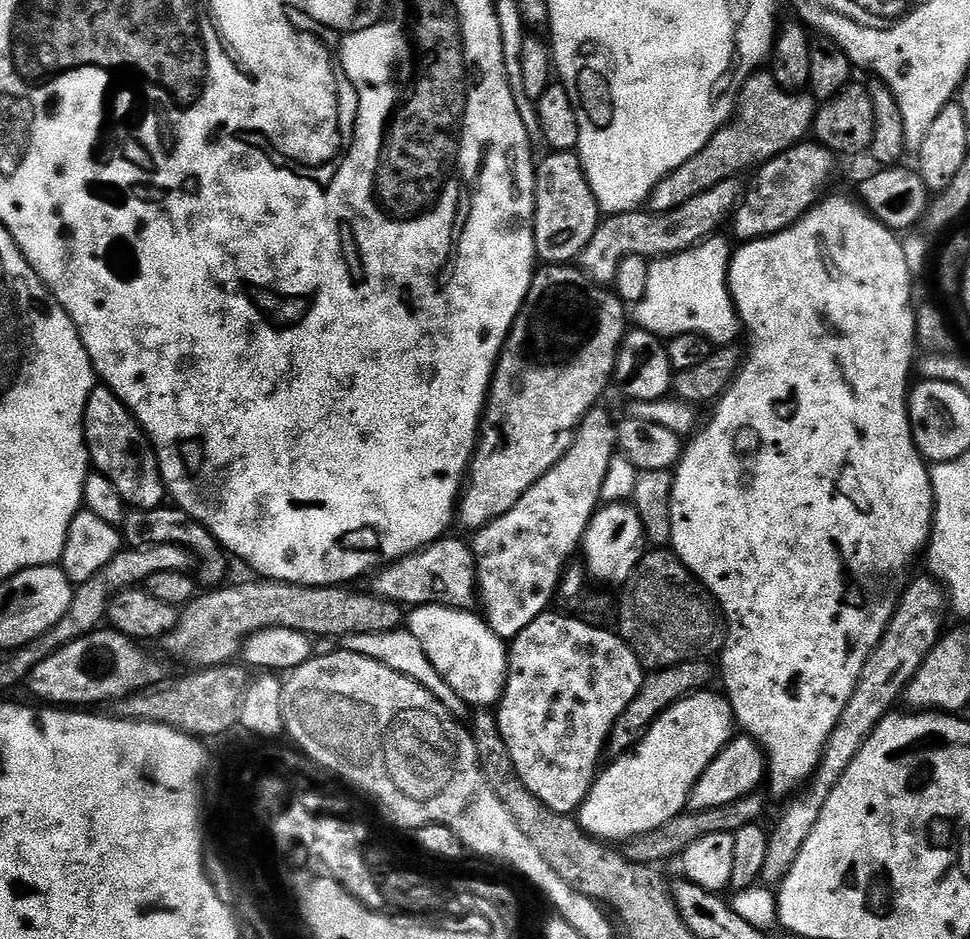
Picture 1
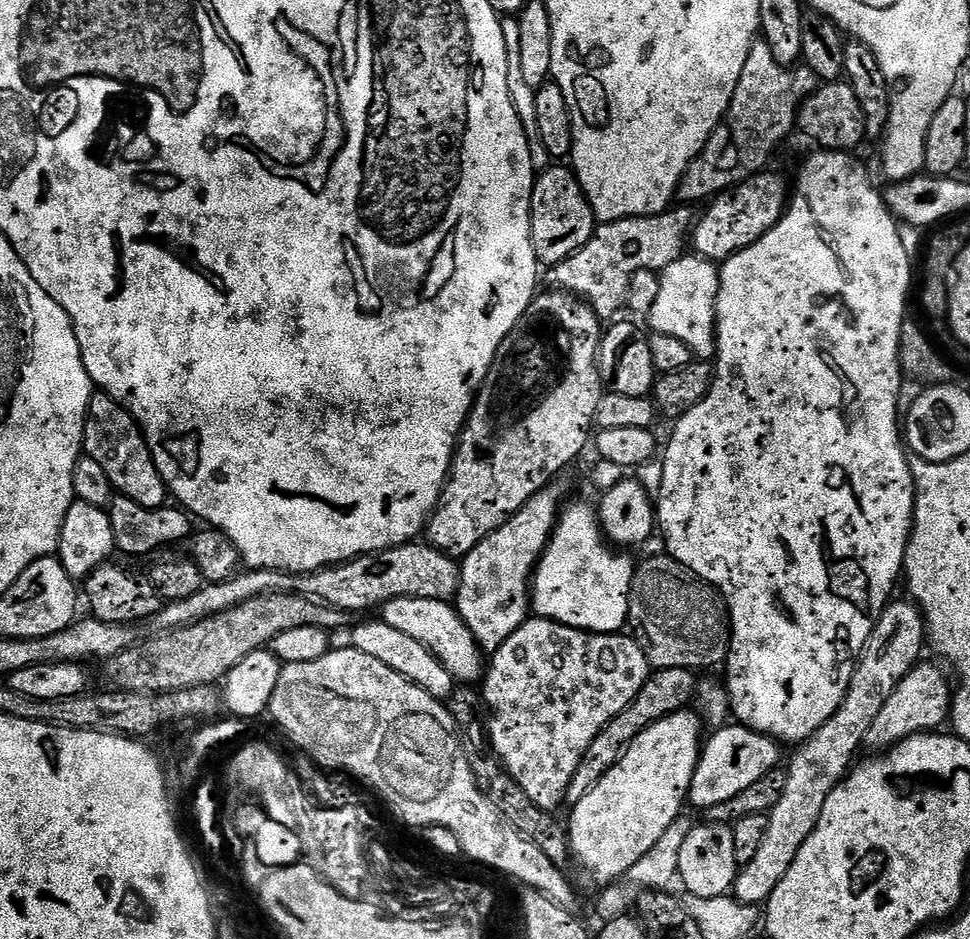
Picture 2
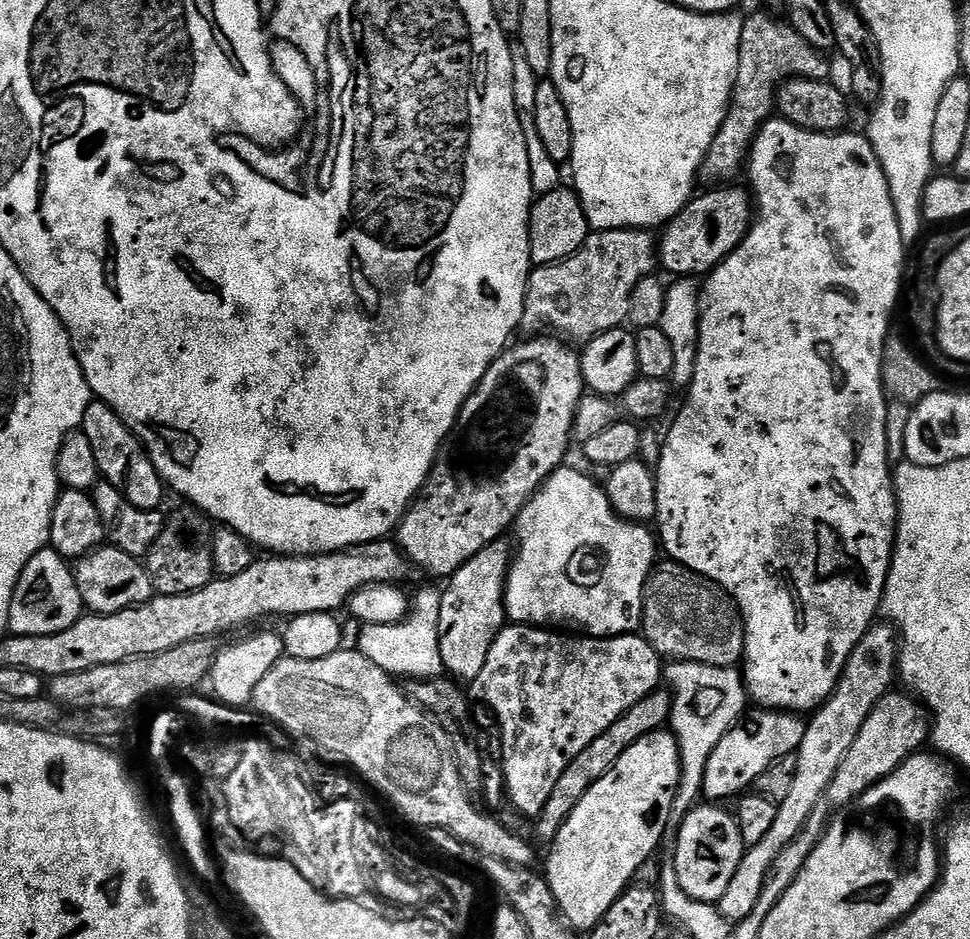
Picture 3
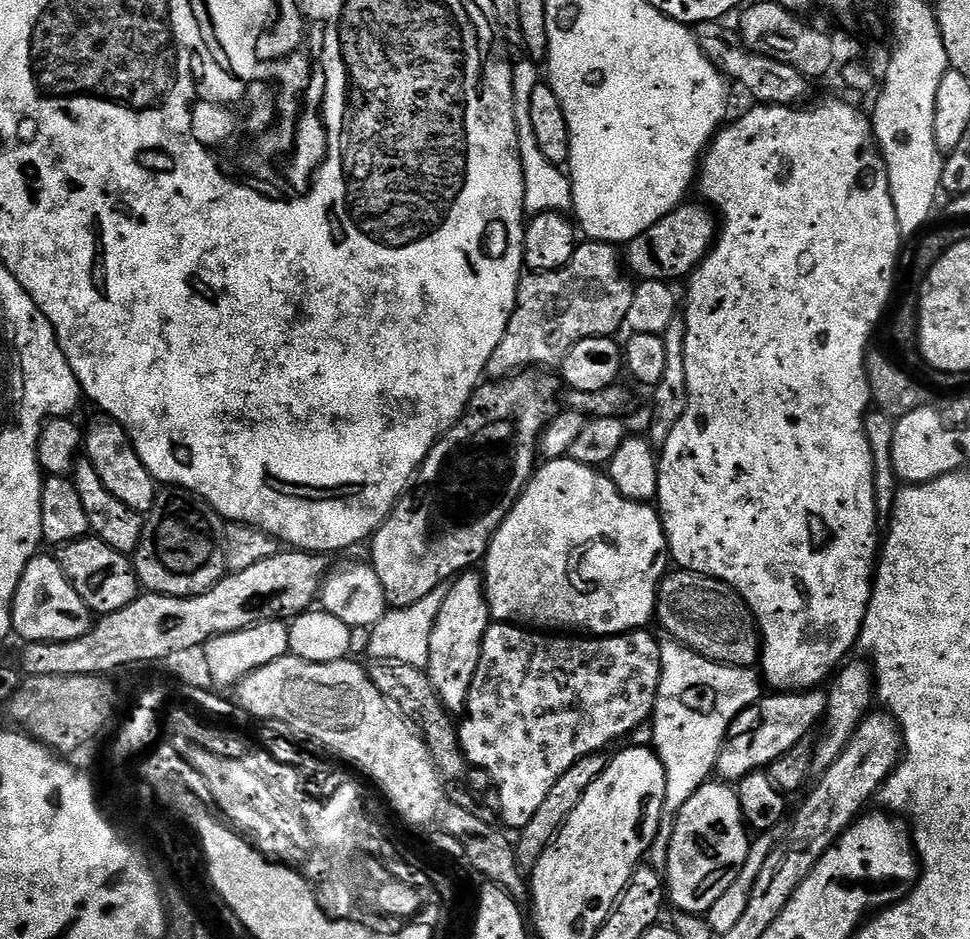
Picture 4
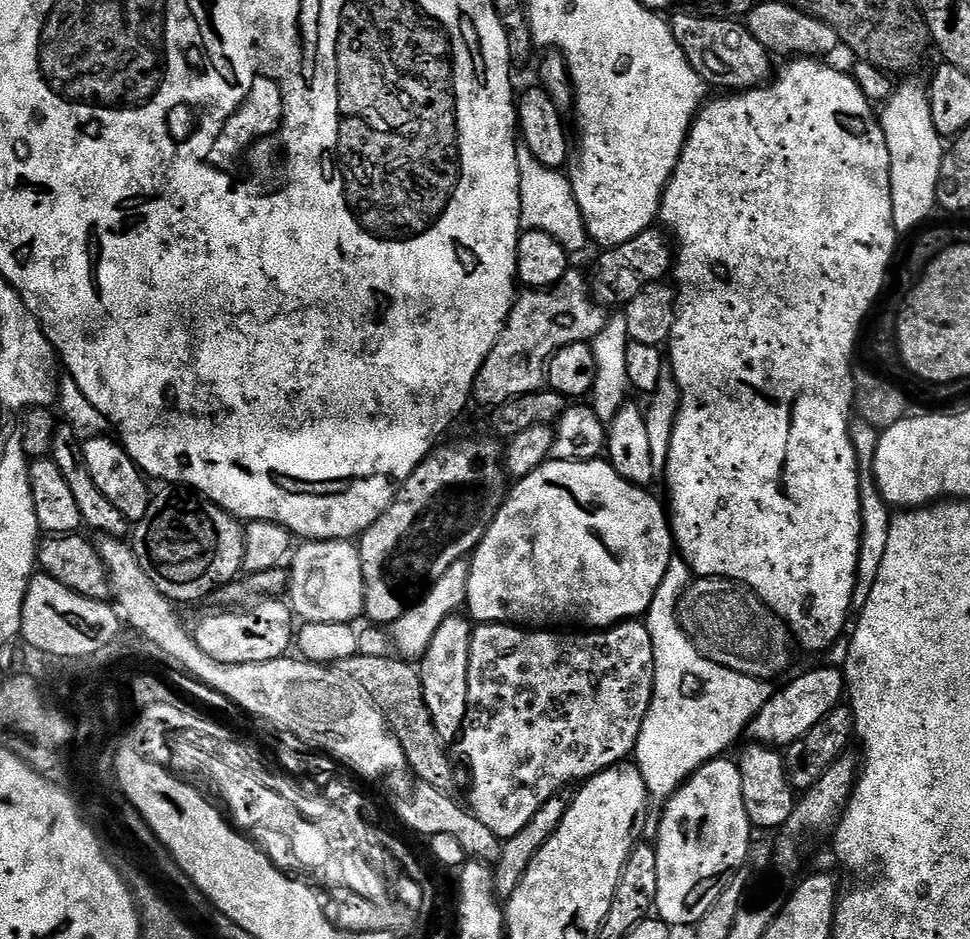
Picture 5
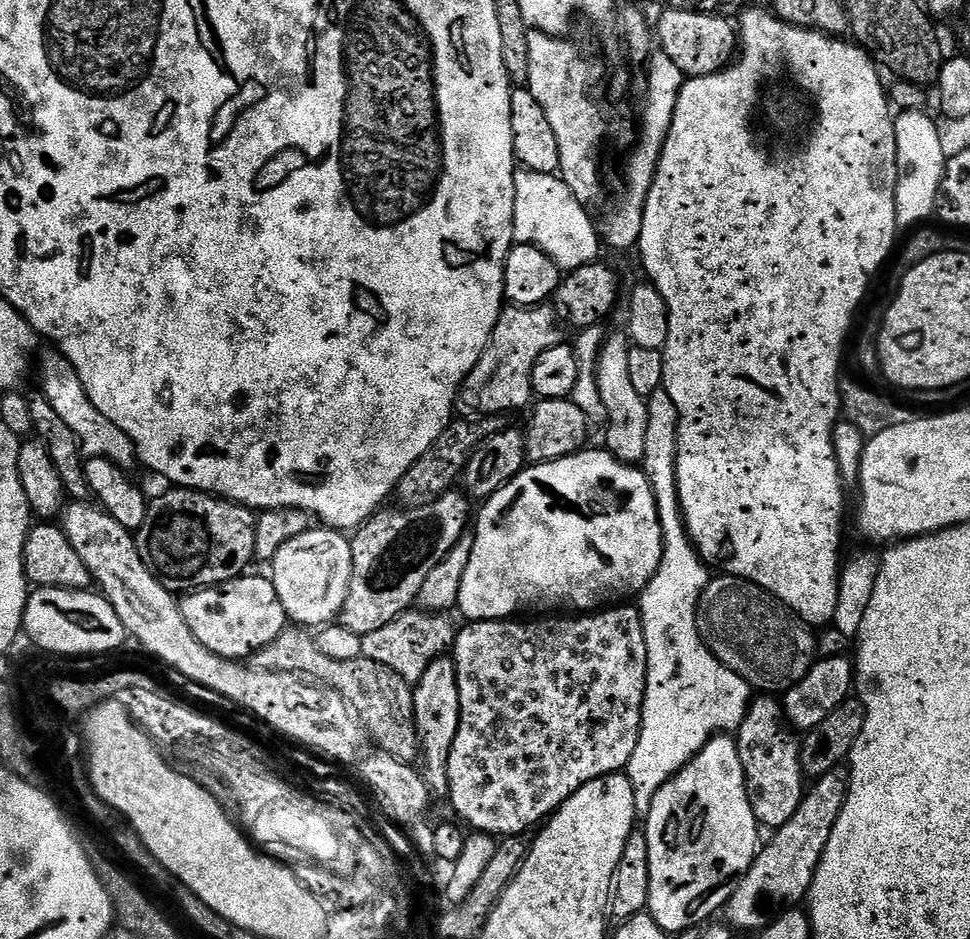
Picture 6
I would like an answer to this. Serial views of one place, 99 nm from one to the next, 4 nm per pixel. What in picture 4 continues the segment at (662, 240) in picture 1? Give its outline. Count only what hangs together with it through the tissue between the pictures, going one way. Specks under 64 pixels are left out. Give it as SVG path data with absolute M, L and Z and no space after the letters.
M601 240L577 243L574 254L570 262L566 262L566 266L549 272L529 271L521 275L516 305L510 314L506 334L502 334L502 342L498 342L498 350L494 350L488 363L487 379L492 382L506 380L525 370L532 370L537 366L548 366L544 364L559 365L565 354L574 346L578 346L578 342L599 336L615 337L616 331L625 327L633 289L634 284L626 271L621 249L615 244L607 244Z

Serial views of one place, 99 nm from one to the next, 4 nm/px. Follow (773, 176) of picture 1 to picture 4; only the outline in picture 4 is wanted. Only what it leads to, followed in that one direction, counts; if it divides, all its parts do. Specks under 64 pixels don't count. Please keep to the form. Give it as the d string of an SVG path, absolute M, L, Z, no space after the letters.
M685 202L666 214L650 230L638 234L626 245L626 268L637 281L683 281L696 271L718 239L718 220L711 207Z

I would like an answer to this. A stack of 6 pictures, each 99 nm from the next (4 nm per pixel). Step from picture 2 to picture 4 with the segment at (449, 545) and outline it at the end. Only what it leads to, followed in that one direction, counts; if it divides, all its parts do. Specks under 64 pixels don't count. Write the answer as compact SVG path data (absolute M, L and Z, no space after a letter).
M528 370L515 378L481 383L480 387L476 389L476 393L470 398L468 409L465 410L464 415L456 421L455 426L437 440L430 450L430 454L421 462L408 491L400 497L400 500L392 508L391 514L382 522L382 526L377 530L375 536L371 537L372 557L370 557L370 563L378 574L378 582L382 582L382 590L392 608L414 606L414 602L426 598L426 594L430 594L430 590L434 590L440 584L448 584L460 573L469 571L473 566L479 565L487 556L488 543L492 541L492 536L500 529L502 522L516 504L516 499L524 493L524 487L532 479L538 467L540 437L544 435L544 428L558 408L558 405L556 405L556 391L562 388L561 381L557 377L556 381L554 377L547 376L544 372L547 371Z

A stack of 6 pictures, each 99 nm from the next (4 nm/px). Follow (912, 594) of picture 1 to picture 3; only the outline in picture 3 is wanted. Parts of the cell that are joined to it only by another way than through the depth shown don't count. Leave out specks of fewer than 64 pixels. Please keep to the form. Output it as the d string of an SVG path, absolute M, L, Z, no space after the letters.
M887 622L873 623L858 642L858 646L854 646L844 673L830 698L811 713L810 719L805 723L804 737L794 754L798 758L798 770L794 773L793 786L788 796L776 805L778 814L774 817L770 831L762 838L762 842L751 845L745 851L742 862L738 862L734 878L730 878L726 891L718 901L722 918L735 922L746 918L750 910L754 910L758 897L762 894L762 882L766 882L766 874L769 873L770 866L774 866L774 858L778 858L778 854L782 854L782 850L786 850L786 846L790 846L790 842L798 838L810 814L814 814L814 810L821 804L830 782L834 782L834 774L838 774L838 766L842 766L842 758L846 758L846 750L850 750L854 738L858 738L858 730L862 730L866 718L870 718L870 710L878 706L887 692L893 691L897 676L898 633Z

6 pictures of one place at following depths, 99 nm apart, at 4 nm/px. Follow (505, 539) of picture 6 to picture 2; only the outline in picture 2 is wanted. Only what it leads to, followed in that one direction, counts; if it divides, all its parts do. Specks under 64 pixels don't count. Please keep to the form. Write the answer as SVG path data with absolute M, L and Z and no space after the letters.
M570 504L561 511L548 549L536 566L530 585L531 611L583 632L619 633L628 622L634 560L606 539L593 505Z

